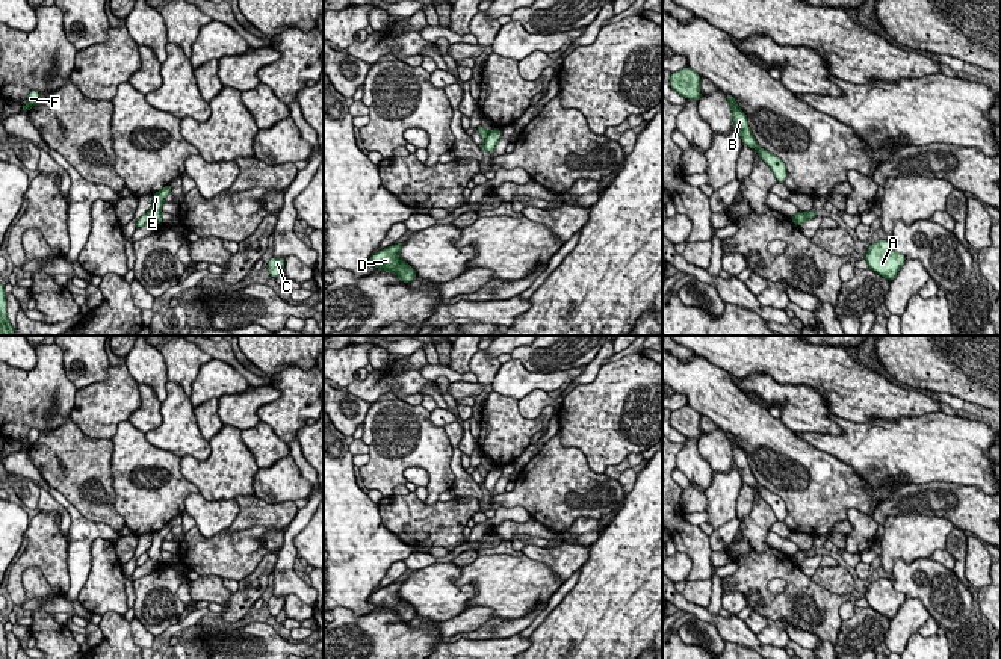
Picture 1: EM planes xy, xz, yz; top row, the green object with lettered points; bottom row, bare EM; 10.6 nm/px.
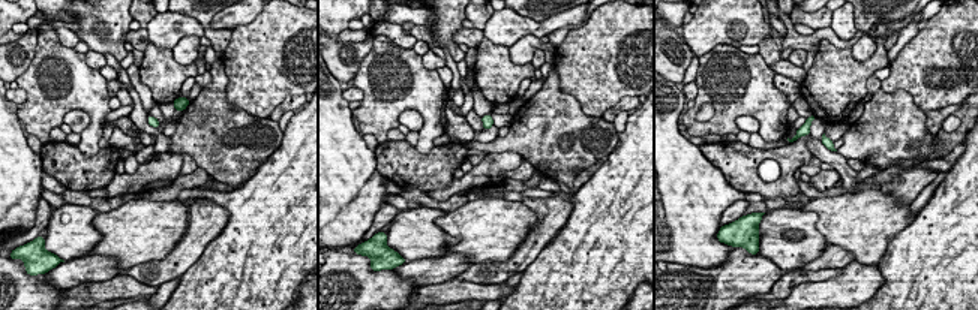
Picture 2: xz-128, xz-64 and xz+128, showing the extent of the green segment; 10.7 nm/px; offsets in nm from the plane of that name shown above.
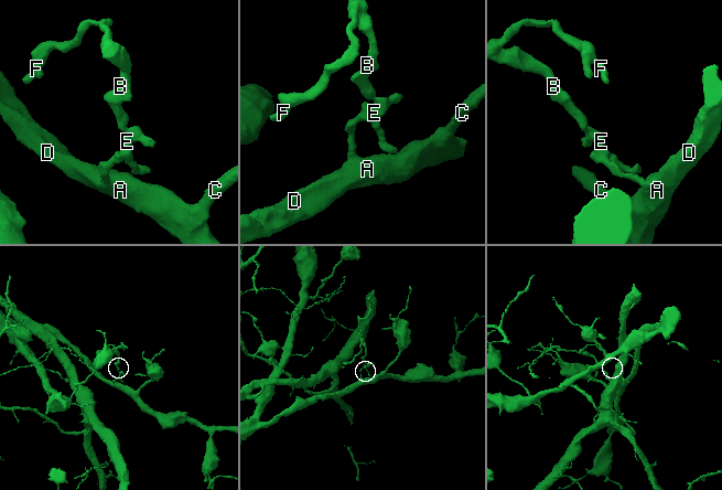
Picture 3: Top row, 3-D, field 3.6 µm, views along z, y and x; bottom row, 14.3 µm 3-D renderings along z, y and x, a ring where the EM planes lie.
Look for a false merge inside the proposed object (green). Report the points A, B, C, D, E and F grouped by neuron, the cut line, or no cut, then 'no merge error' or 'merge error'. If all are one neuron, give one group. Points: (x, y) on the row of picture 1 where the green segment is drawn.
groups A C D / B E F; cut xz (489, 133), (484, 142); merge error

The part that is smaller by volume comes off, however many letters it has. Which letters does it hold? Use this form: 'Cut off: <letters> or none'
Cut off: B, E, F

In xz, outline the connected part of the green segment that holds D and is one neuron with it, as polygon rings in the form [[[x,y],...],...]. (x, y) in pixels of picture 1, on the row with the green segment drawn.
[[[404,243],[392,245],[375,252],[369,258],[370,266],[380,268],[383,272],[395,272],[404,283],[411,283],[417,275],[413,266],[399,258],[399,251]]]

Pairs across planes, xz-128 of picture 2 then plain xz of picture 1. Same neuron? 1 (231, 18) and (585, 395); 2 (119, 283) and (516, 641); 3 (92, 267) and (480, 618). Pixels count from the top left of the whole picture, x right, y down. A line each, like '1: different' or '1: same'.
1: different
2: same
3: same

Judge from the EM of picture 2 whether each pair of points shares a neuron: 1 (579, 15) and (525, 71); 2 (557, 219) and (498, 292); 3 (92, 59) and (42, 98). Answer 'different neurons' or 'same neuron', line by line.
1: different neurons
2: different neurons
3: different neurons

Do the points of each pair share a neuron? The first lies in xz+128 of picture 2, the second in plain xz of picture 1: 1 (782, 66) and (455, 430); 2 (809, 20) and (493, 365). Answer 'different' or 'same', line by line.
1: different
2: same

